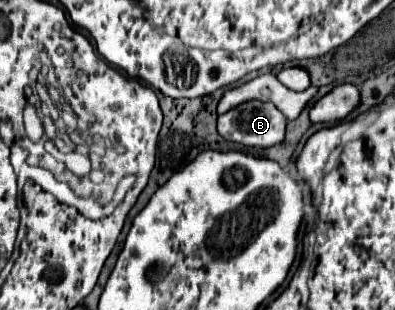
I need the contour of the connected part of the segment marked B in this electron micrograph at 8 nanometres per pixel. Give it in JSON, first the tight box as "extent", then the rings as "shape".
{"extent":[218,101,286,147],"shape":[[[262,101],[242,103],[218,117],[218,133],[246,147],[272,147],[282,143],[286,117],[272,105]]]}

